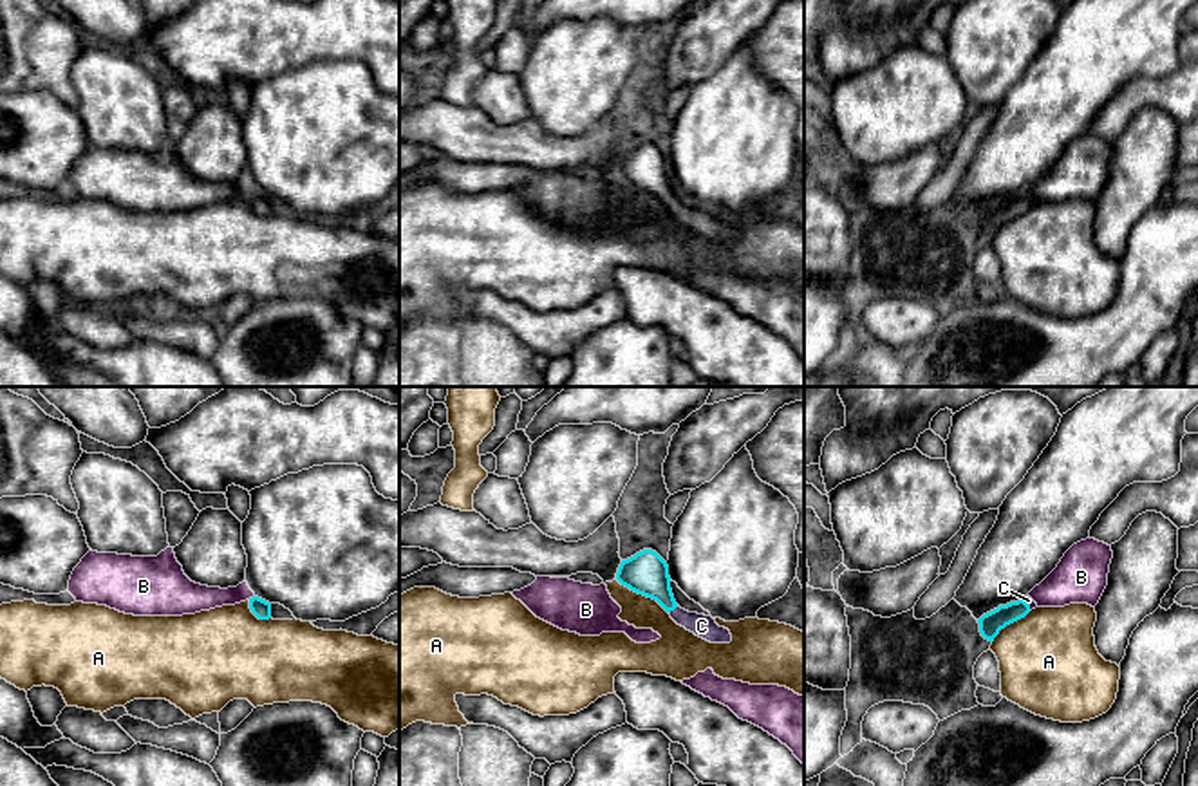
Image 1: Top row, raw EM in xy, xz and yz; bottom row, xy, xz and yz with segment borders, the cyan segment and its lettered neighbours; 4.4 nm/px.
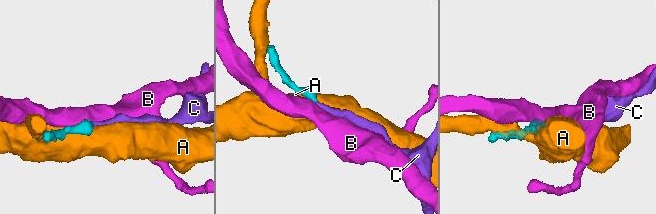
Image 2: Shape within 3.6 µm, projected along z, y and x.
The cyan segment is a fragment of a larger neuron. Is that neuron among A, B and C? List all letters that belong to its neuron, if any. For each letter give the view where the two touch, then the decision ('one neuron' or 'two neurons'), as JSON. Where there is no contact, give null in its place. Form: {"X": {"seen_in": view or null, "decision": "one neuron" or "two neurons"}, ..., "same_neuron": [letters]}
{"A": {"seen_in": "xz", "decision": "two neurons"}, "B": {"seen_in": "xy", "decision": "two neurons"}, "C": {"seen_in": "xz", "decision": "one neuron"}, "same_neuron": ["C"]}

